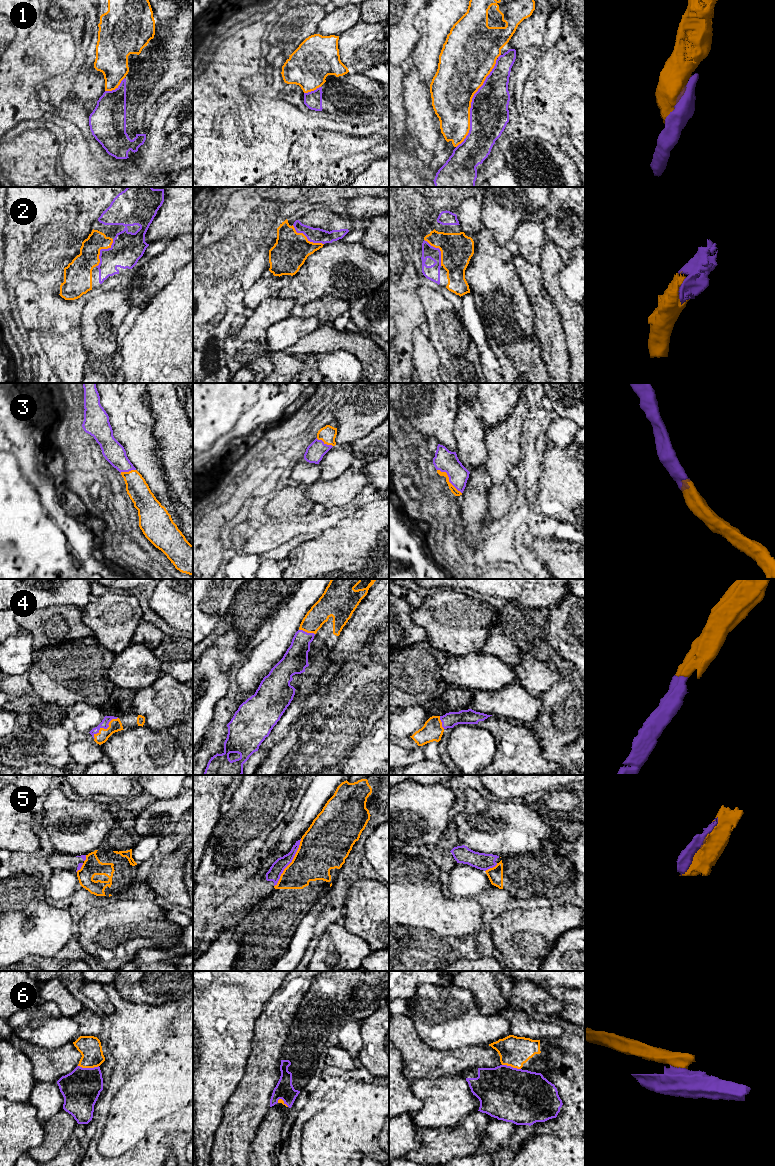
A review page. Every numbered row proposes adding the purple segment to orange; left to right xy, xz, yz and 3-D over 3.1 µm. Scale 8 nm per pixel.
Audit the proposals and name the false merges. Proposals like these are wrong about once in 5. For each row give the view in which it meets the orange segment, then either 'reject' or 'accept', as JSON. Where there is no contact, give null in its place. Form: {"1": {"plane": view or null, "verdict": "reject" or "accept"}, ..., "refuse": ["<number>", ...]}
{"1": {"plane": "yz", "verdict": "reject"}, "2": {"plane": "xy", "verdict": "accept"}, "3": {"plane": "yz", "verdict": "accept"}, "4": {"plane": "xy", "verdict": "accept"}, "5": {"plane": "xz", "verdict": "reject"}, "6": {"plane": "xy", "verdict": "reject"}, "refuse": ["1", "5", "6"]}

